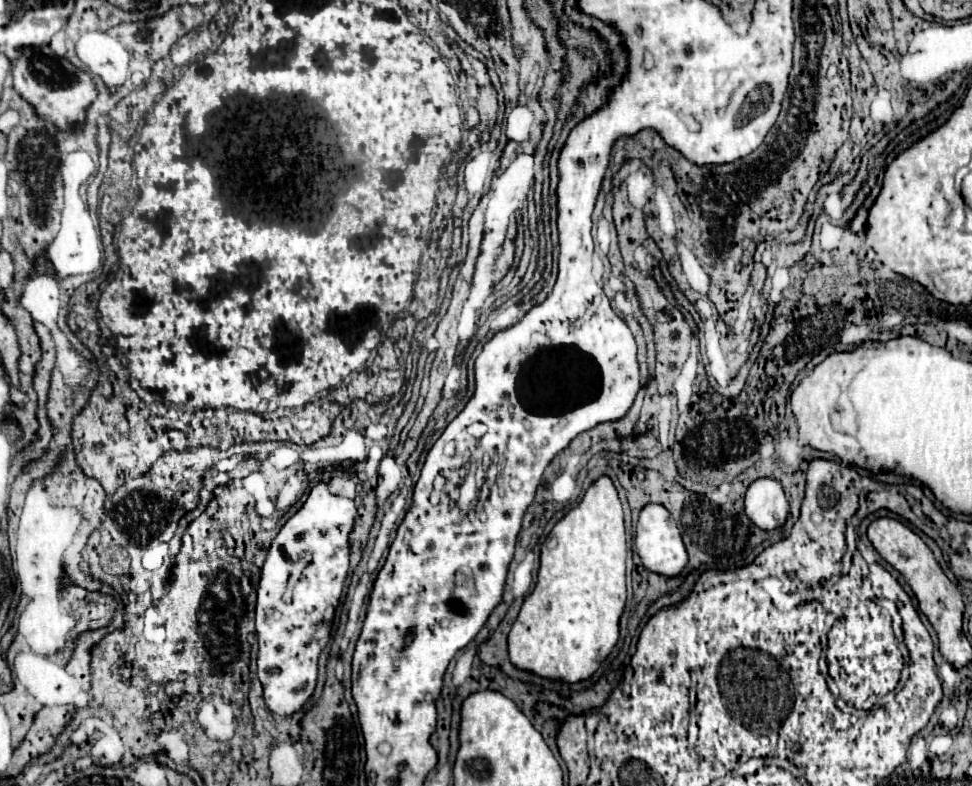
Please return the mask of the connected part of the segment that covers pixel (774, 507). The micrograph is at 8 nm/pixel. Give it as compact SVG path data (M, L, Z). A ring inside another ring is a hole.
M757 479L745 495L745 515L753 525L765 531L783 527L789 515L789 501L783 487L775 479Z

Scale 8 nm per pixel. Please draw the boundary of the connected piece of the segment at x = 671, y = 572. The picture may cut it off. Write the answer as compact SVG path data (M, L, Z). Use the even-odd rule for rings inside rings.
M649 503L637 521L637 535L635 535L635 551L643 563L645 569L663 575L663 577L677 577L687 567L687 551L681 541L681 533L671 517L671 513L657 503Z

